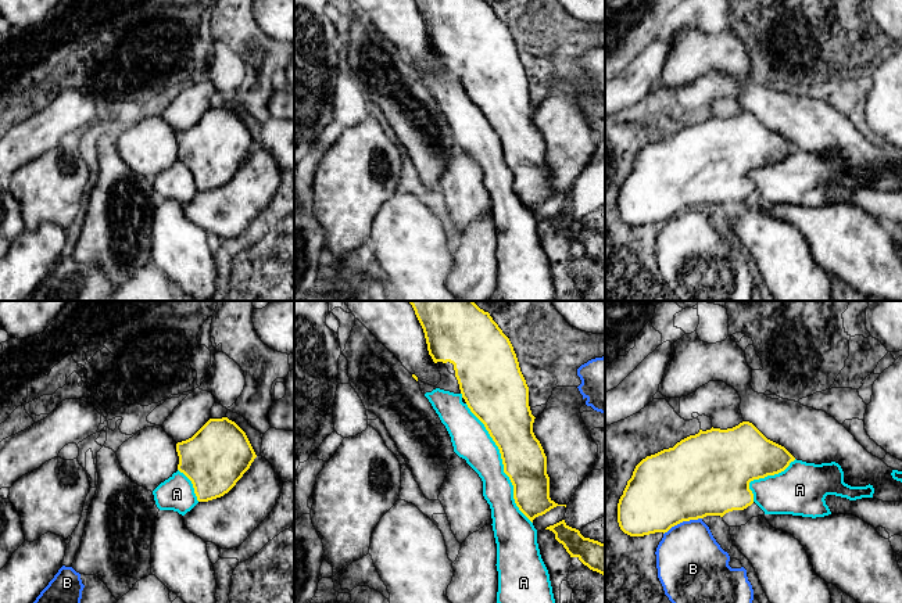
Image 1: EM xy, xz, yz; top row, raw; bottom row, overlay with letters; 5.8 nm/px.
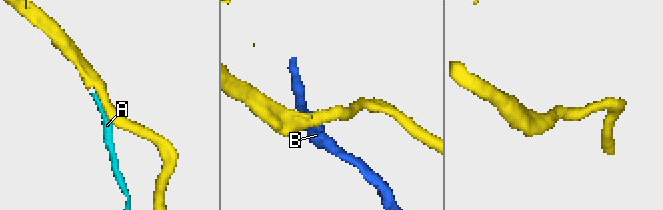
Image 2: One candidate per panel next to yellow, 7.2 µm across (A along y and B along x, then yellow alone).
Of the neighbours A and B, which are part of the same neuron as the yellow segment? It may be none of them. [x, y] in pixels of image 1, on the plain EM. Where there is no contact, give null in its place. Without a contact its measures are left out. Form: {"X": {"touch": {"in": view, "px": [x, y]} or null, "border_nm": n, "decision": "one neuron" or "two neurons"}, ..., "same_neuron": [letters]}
{"A": {"touch": {"in": "xz", "px": [503, 153]}, "border_nm": 800, "decision": "one neuron"}, "B": {"touch": {"in": "yz", "px": [682, 211]}, "border_nm": 240, "decision": "two neurons"}, "same_neuron": ["A"]}

